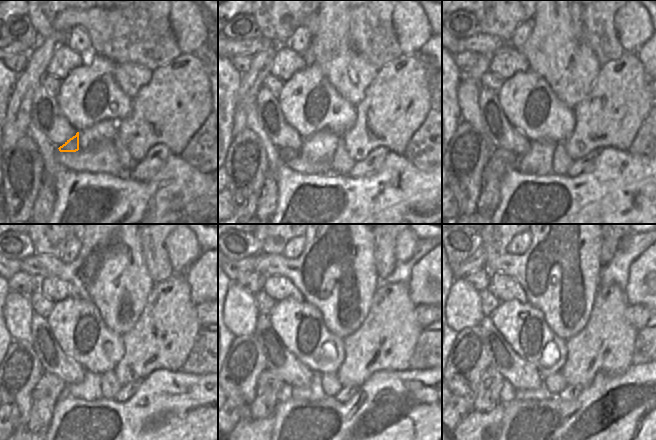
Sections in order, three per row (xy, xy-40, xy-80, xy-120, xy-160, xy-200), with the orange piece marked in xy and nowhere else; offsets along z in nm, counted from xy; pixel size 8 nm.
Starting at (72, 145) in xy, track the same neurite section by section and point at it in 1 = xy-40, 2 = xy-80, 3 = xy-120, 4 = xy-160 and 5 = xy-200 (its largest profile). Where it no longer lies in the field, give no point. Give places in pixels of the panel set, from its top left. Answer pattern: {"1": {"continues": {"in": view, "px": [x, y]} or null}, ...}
{"1": {"continues": {"in": "xy-40", "px": [286, 154]}}, "2": {"continues": {"in": "xy-80", "px": [501, 160]}}, "3": {"continues": {"in": "xy-120", "px": [46, 393]}}, "4": {"continues": {"in": "xy-160", "px": [268, 385]}}, "5": {"continues": {"in": "xy-200", "px": [490, 384]}}}

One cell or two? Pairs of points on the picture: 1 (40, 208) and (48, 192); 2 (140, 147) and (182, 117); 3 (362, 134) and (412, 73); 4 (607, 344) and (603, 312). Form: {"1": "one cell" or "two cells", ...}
{"1": "one cell", "2": "one cell", "3": "one cell", "4": "one cell"}

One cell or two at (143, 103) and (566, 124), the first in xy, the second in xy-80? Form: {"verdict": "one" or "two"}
{"verdict": "two"}

